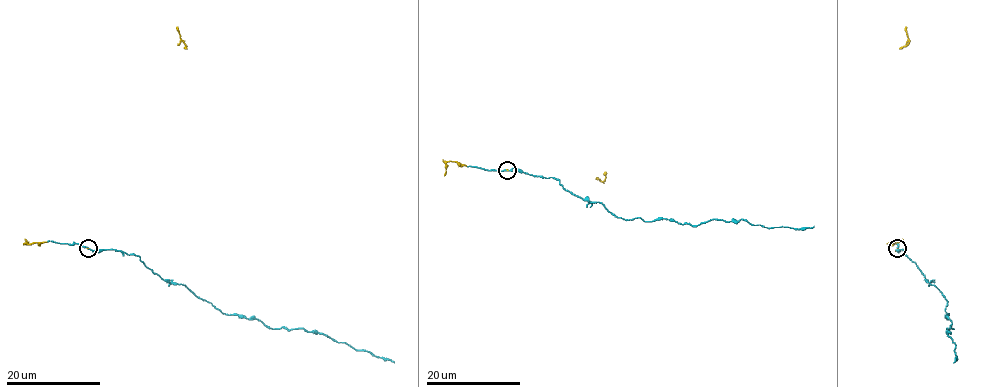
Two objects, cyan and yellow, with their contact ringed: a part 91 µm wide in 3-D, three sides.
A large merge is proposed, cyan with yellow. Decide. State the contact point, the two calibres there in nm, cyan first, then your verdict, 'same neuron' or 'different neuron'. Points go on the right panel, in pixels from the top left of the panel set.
(897, 248) | 190/50 nm | same neuron

